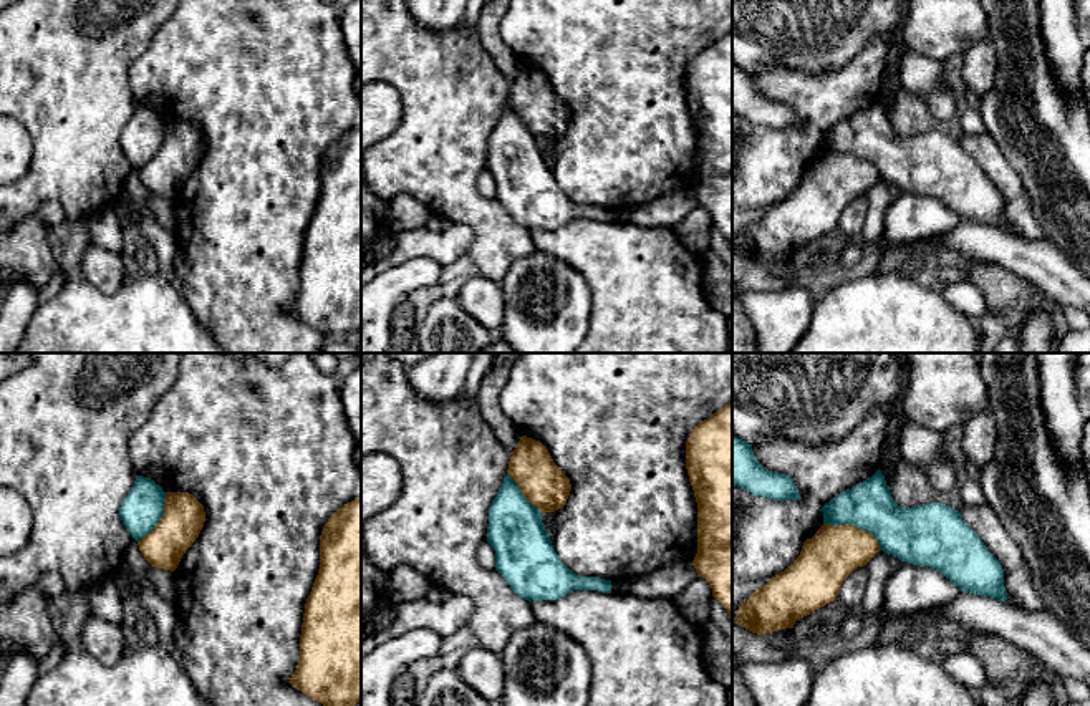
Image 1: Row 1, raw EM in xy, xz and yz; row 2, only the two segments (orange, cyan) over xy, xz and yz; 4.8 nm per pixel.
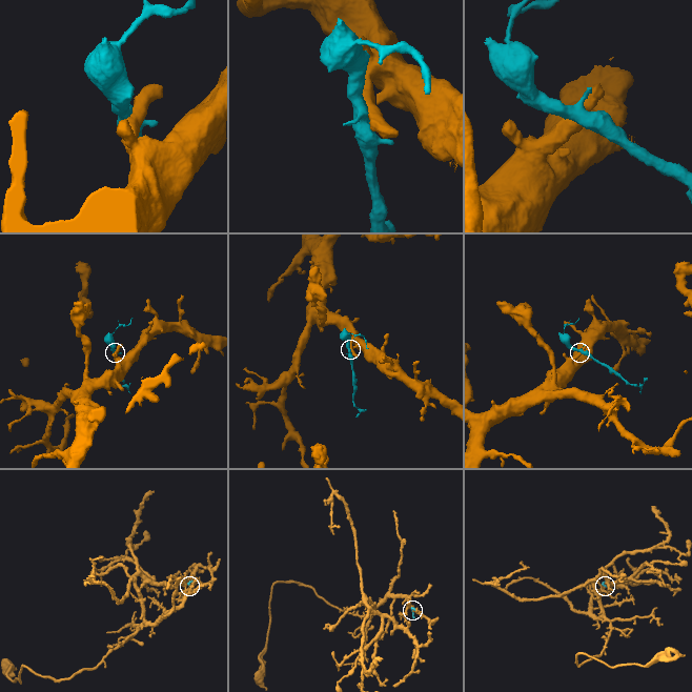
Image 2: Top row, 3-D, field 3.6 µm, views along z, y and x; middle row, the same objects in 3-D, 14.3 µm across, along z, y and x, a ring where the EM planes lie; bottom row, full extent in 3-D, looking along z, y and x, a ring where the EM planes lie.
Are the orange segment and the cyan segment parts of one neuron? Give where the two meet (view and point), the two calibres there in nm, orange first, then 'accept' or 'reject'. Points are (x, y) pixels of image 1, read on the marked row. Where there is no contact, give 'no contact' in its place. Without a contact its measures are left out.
yz (853, 526) | 260/240 nm | reject

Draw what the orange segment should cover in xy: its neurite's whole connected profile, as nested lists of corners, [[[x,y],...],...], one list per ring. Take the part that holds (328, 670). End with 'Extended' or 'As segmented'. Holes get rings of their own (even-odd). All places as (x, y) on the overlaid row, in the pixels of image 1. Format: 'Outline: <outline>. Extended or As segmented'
Outline: [[[361,497],[340,507],[320,535],[320,570],[305,603],[300,658],[290,681],[323,706],[361,699]]]. As segmented

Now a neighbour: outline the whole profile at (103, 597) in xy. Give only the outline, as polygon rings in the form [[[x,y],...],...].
[[[104,578],[83,590],[91,615],[121,625],[123,598],[116,578]]]

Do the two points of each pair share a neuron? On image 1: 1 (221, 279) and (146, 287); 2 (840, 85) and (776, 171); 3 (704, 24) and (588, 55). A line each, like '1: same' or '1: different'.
1: different
2: same
3: same

